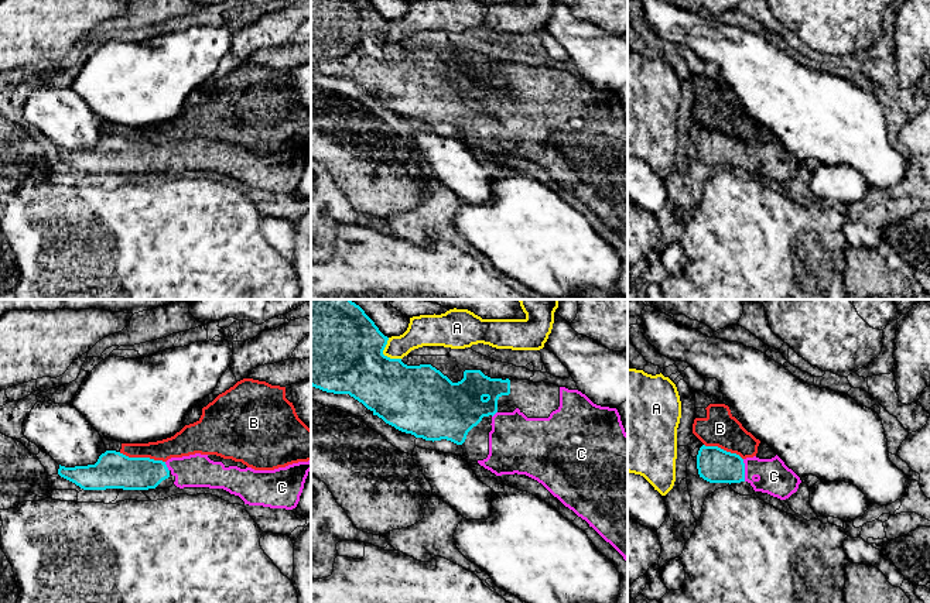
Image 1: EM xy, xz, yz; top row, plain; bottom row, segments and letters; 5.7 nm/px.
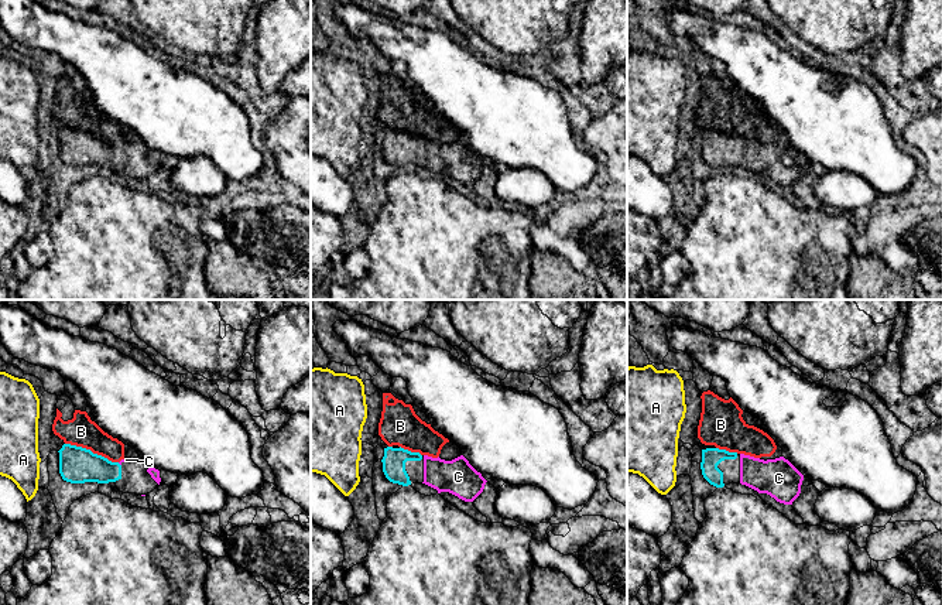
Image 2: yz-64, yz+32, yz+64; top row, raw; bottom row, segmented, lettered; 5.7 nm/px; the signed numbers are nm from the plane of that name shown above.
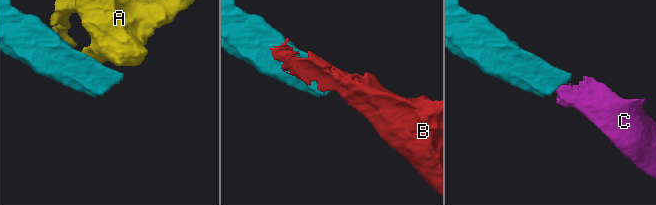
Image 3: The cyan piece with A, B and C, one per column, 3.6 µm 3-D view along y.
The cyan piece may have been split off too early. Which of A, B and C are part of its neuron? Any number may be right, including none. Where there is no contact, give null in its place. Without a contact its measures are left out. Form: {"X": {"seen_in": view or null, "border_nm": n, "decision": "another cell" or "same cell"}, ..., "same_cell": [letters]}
{"A": {"seen_in": "xz", "border_nm": 150, "decision": "another cell"}, "B": {"seen_in": "xy", "border_nm": 280, "decision": "another cell"}, "C": {"seen_in": "yz", "border_nm": 130, "decision": "same cell"}, "same_cell": ["C"]}

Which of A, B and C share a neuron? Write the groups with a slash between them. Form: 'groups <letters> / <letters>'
groups A / B / C

